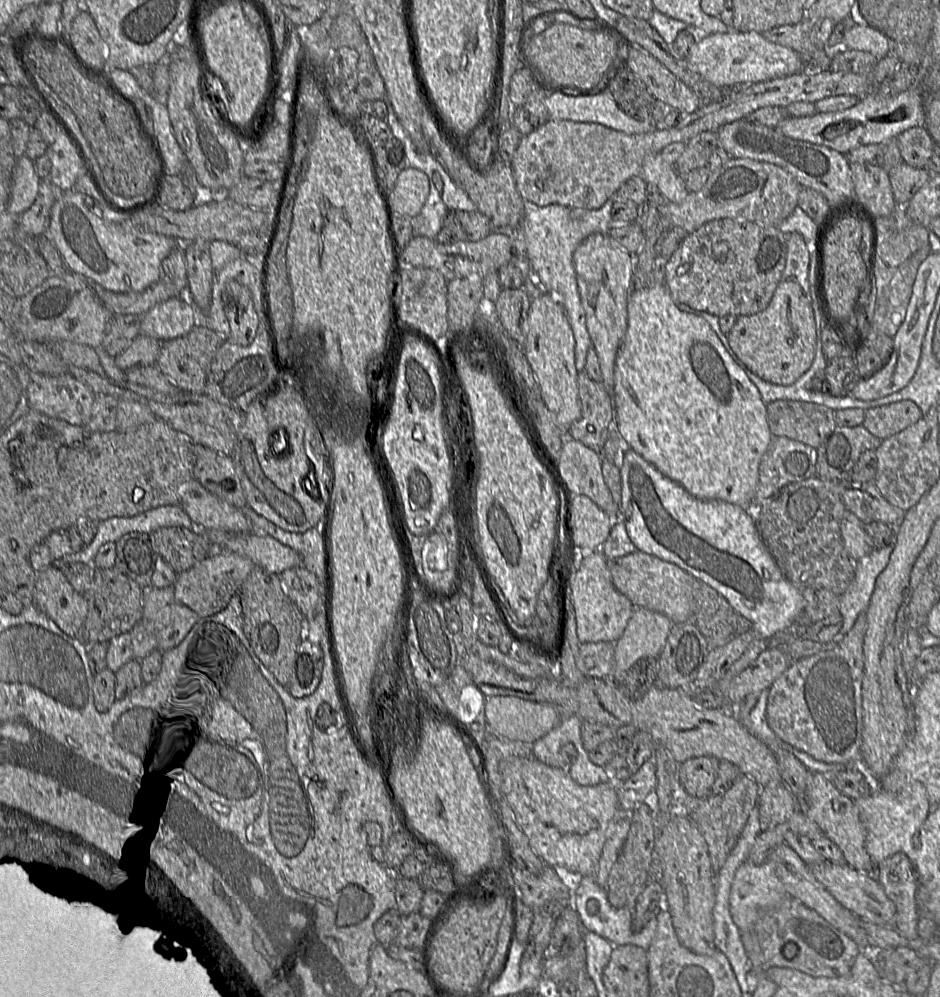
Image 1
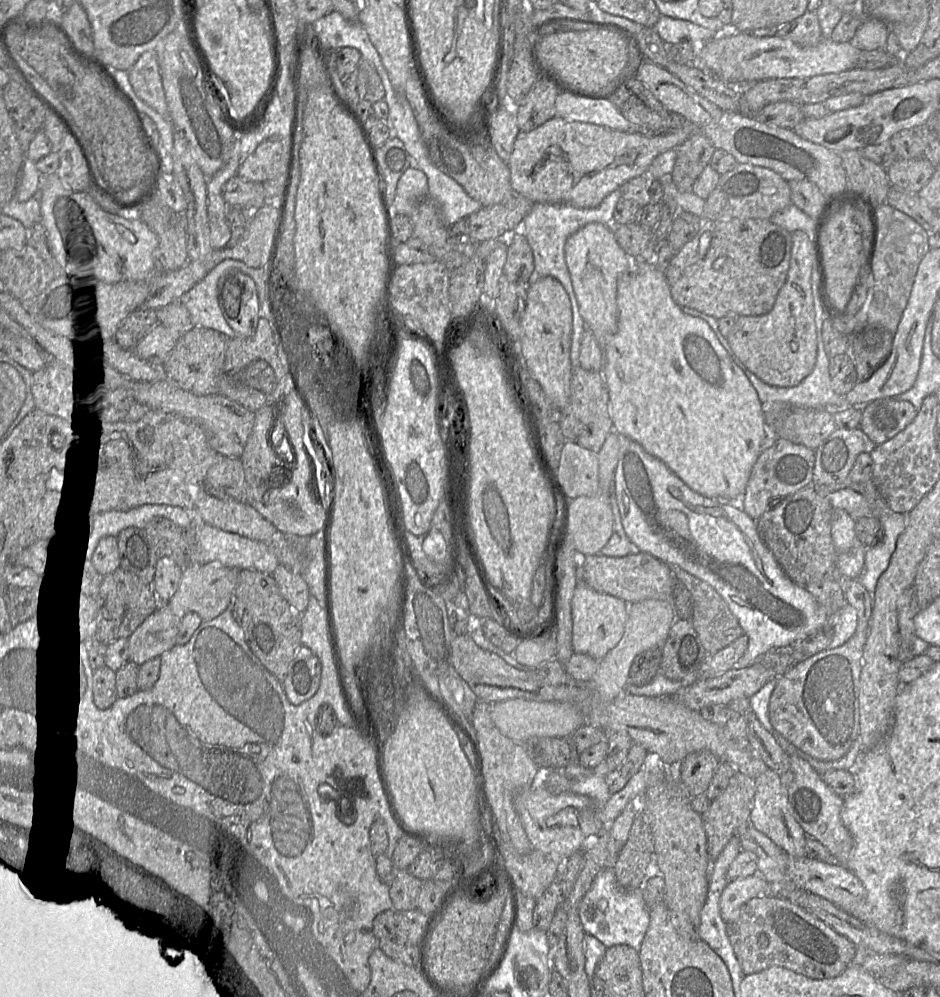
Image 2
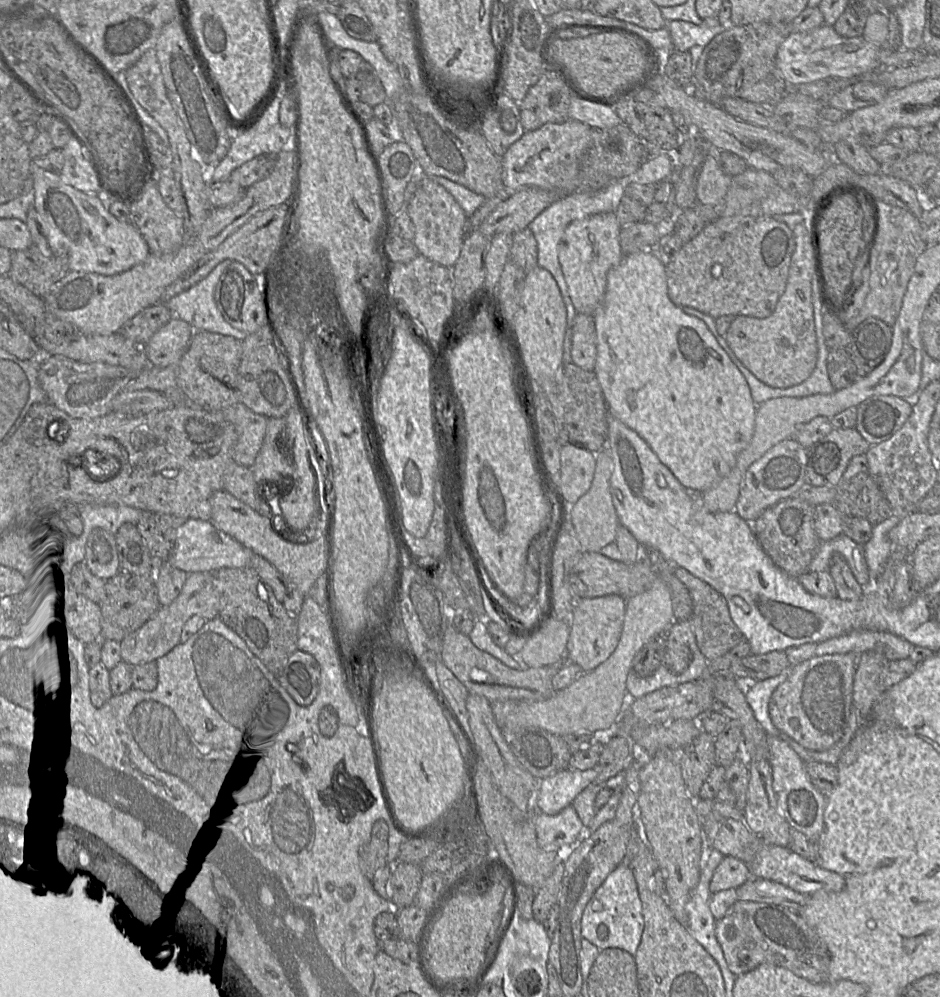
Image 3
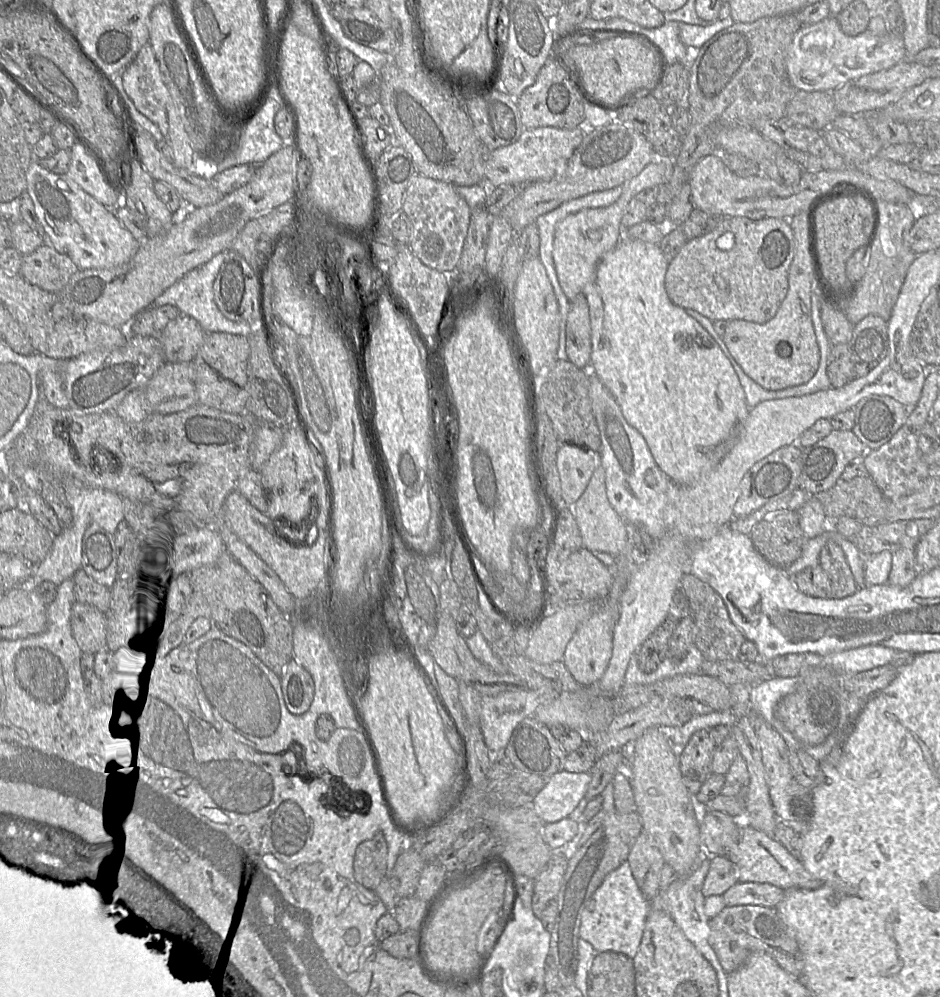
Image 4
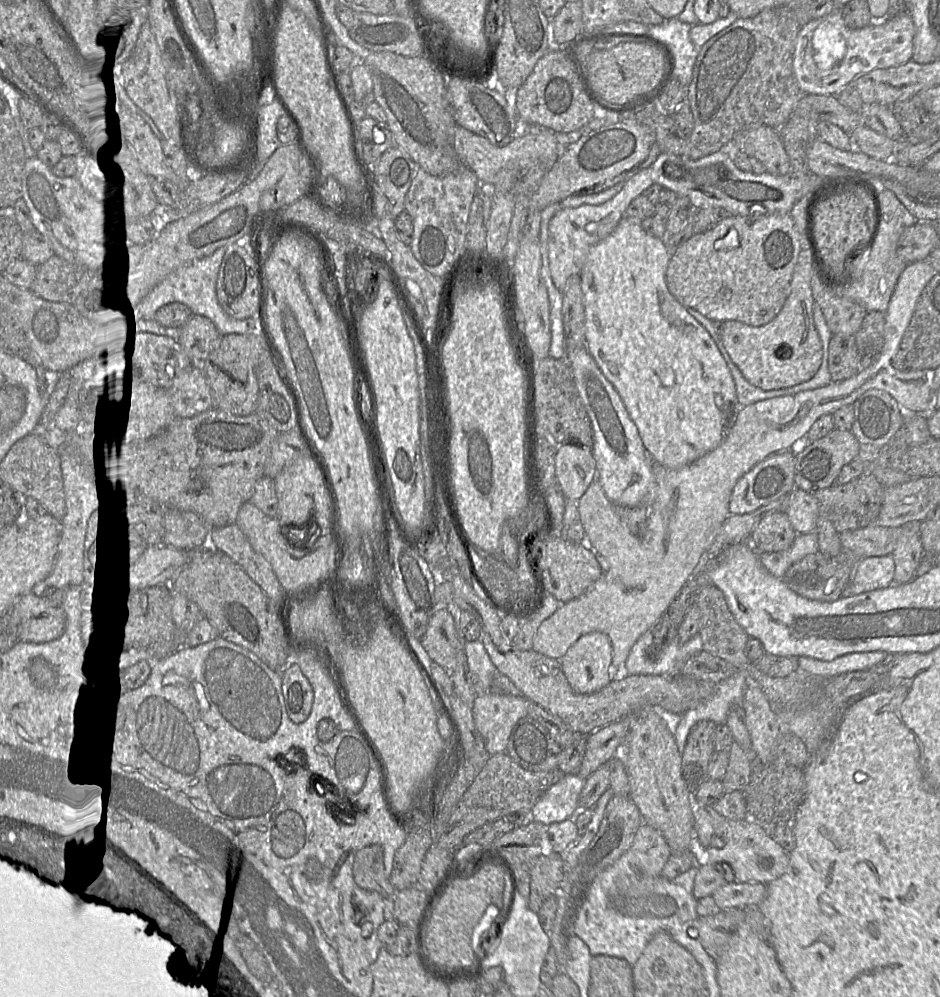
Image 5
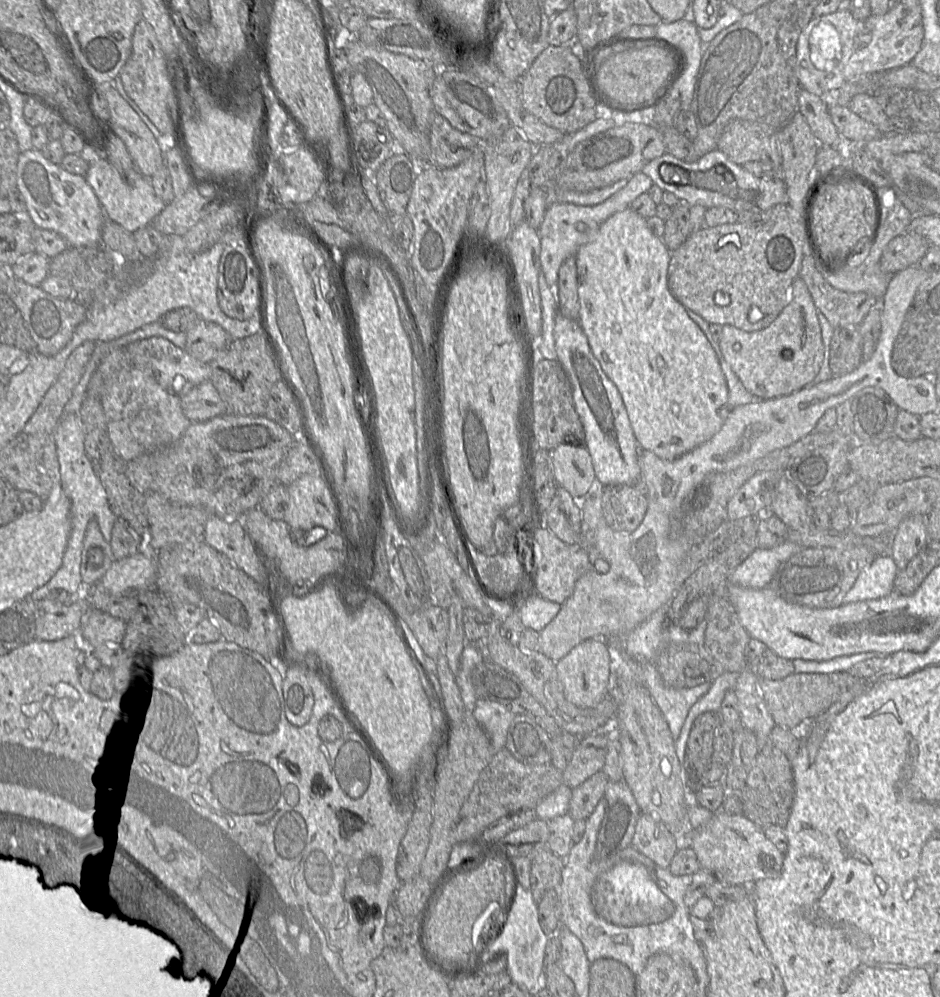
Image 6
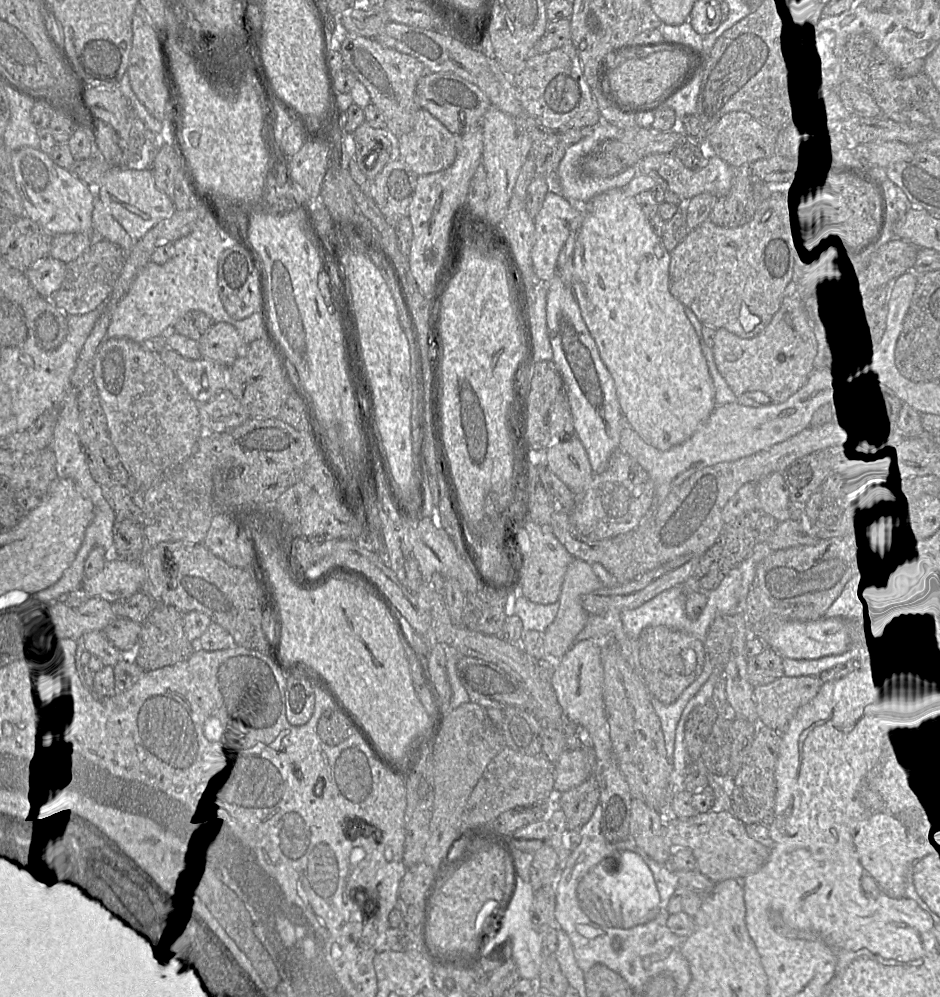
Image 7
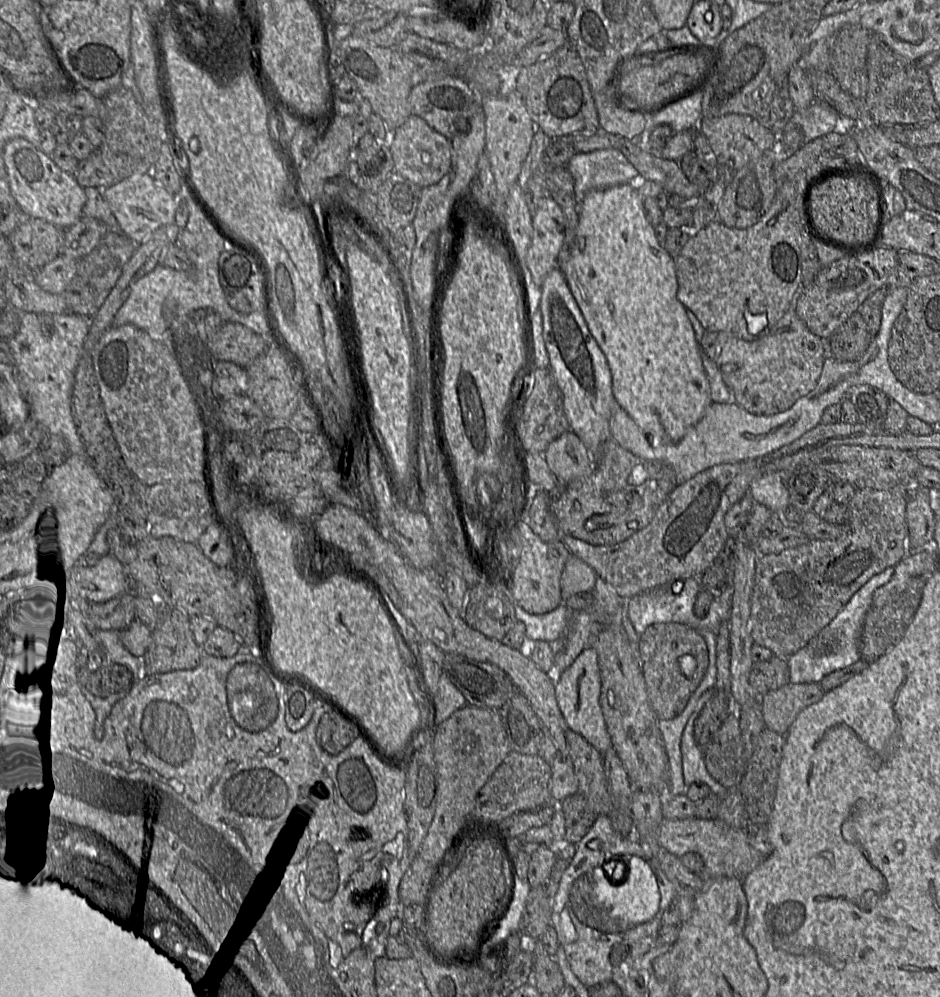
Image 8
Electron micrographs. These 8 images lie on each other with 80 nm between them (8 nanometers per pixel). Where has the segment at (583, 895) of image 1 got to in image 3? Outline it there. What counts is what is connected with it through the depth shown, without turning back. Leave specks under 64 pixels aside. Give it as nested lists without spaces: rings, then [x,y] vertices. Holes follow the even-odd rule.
[[[619,865],[596,890],[584,909],[581,920],[582,938],[595,945],[600,951],[618,948],[634,956],[644,930],[642,902],[632,869]]]

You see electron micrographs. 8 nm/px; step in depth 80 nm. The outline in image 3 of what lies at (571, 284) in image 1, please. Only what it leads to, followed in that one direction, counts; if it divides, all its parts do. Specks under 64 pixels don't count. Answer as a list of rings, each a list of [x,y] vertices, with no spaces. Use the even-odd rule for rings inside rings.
[[[619,179],[609,183],[604,188],[599,190],[579,190],[562,196],[558,201],[552,203],[544,211],[542,211],[529,225],[528,228],[533,233],[537,242],[537,265],[543,269],[548,270],[555,279],[566,310],[567,310],[567,324],[563,341],[563,363],[573,363],[571,358],[571,344],[572,344],[572,328],[573,320],[577,314],[575,307],[572,304],[568,293],[568,287],[561,269],[558,259],[558,244],[563,236],[566,227],[574,220],[582,219],[590,215],[614,212],[616,211],[622,197],[625,195],[625,188],[627,179]]]

